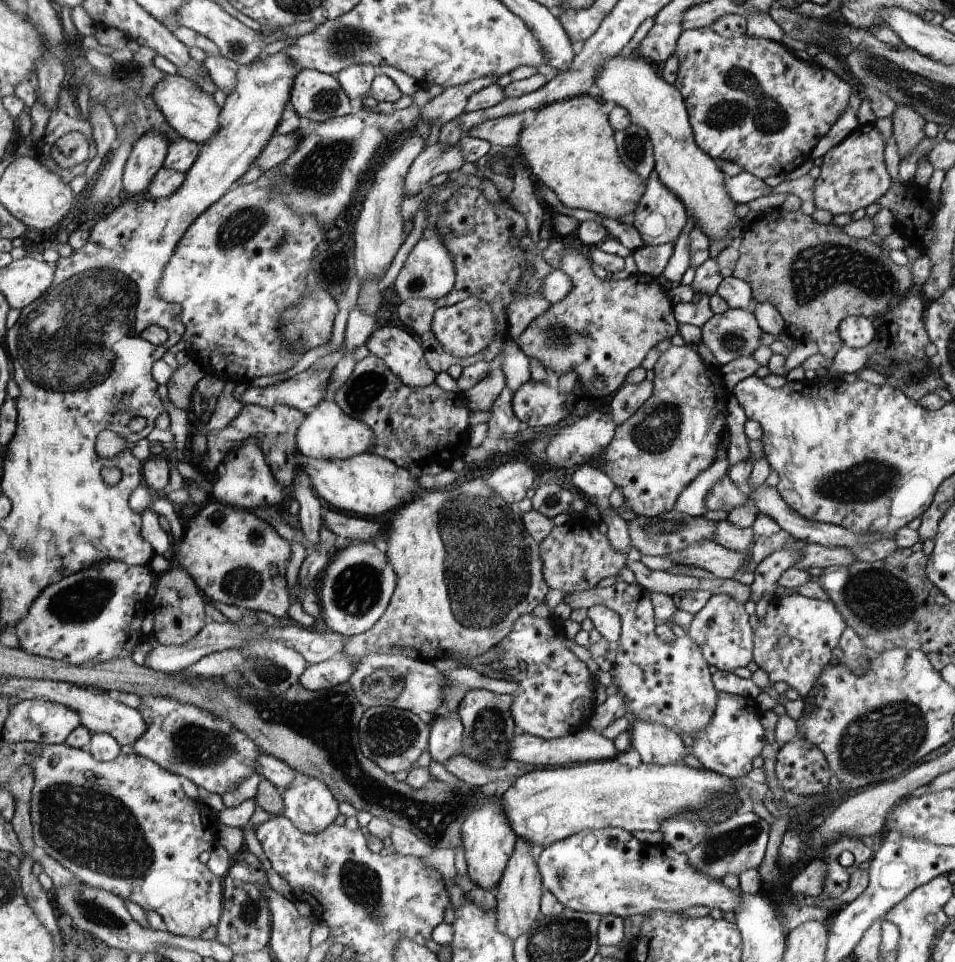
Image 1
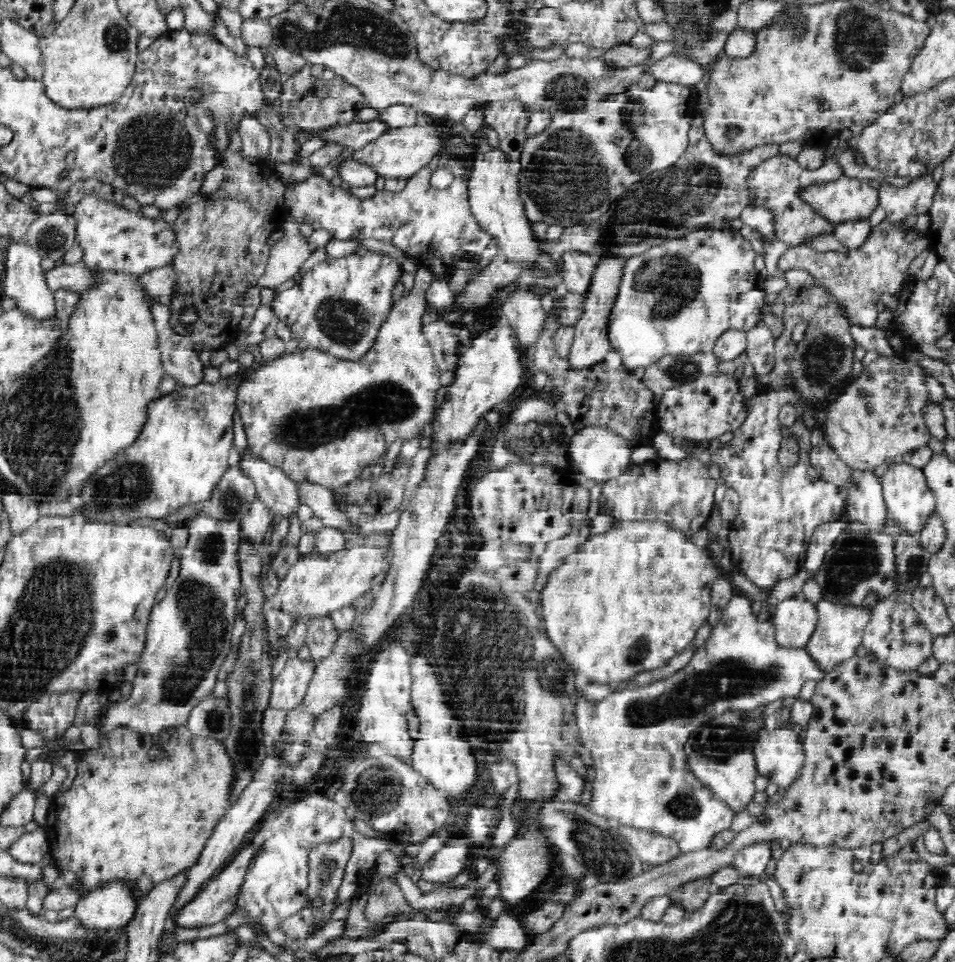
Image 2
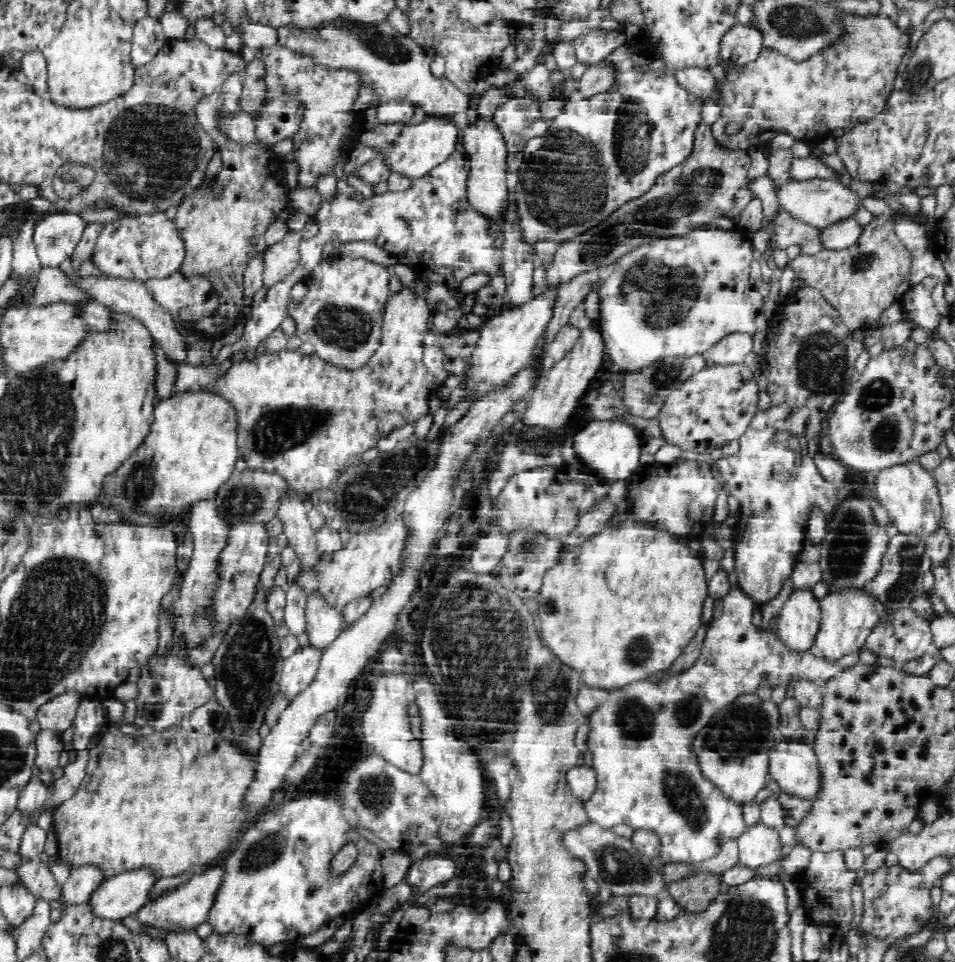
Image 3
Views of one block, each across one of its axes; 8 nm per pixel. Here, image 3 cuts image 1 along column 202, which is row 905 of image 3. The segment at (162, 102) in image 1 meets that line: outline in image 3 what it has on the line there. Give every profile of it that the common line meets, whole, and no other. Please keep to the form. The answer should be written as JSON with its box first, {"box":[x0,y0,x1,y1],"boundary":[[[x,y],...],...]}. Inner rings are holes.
{"box":[88,870,154,922],"boundary":[[[146,870],[108,878],[90,894],[88,908],[92,916],[100,920],[118,922],[128,916],[136,916],[148,904],[152,886],[154,876],[146,874]]]}

